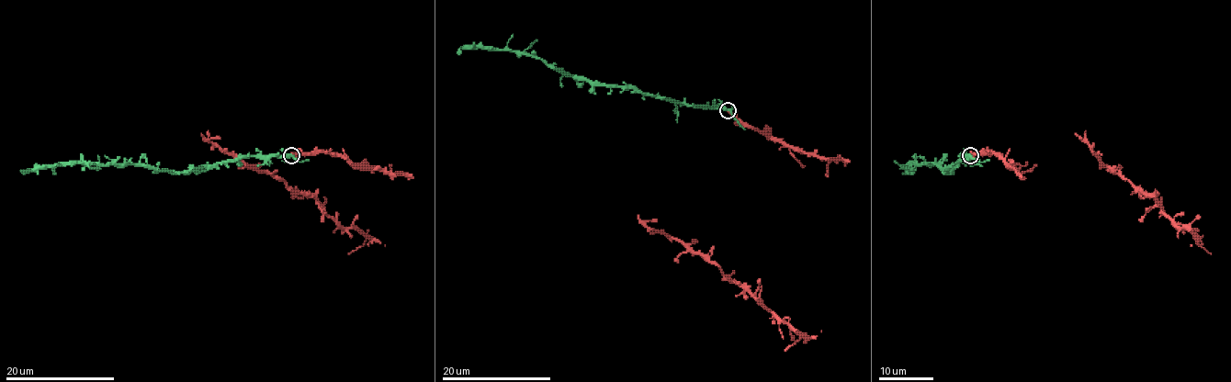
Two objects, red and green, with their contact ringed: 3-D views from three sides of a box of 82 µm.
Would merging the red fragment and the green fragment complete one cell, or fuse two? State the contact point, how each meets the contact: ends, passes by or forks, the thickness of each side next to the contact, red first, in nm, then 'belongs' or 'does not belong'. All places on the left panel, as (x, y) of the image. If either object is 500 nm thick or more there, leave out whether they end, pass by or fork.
at (291, 155); 500 nm thick on the red side, 320 nm on the other; belongs

